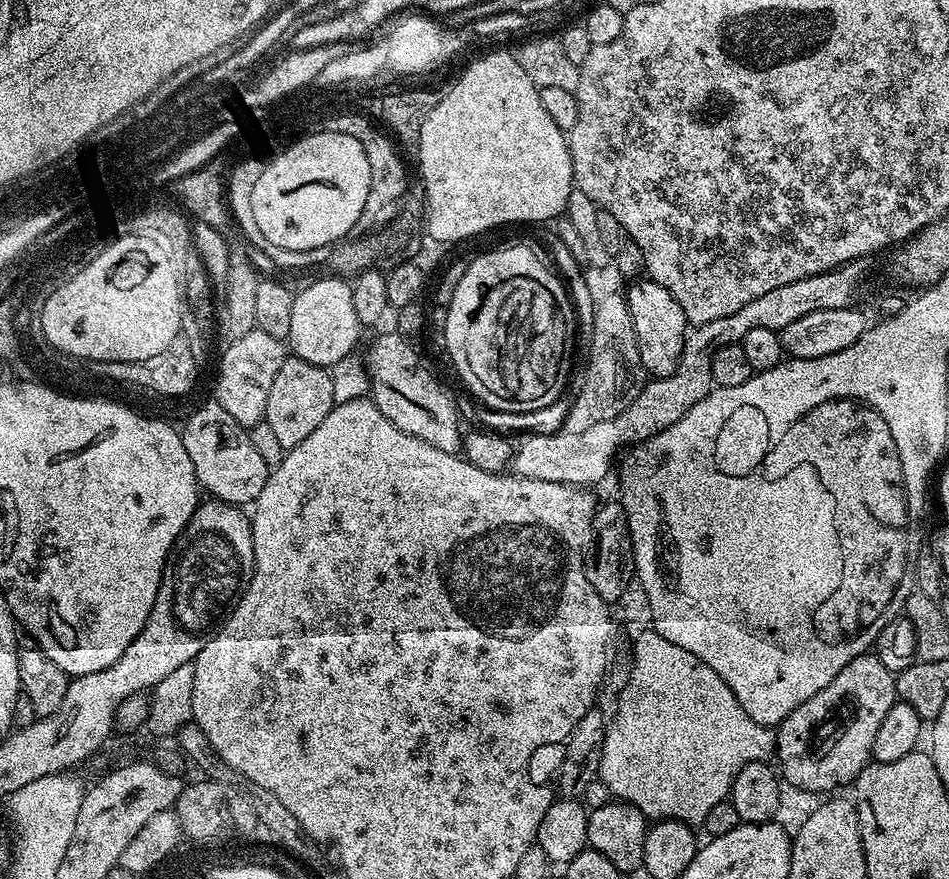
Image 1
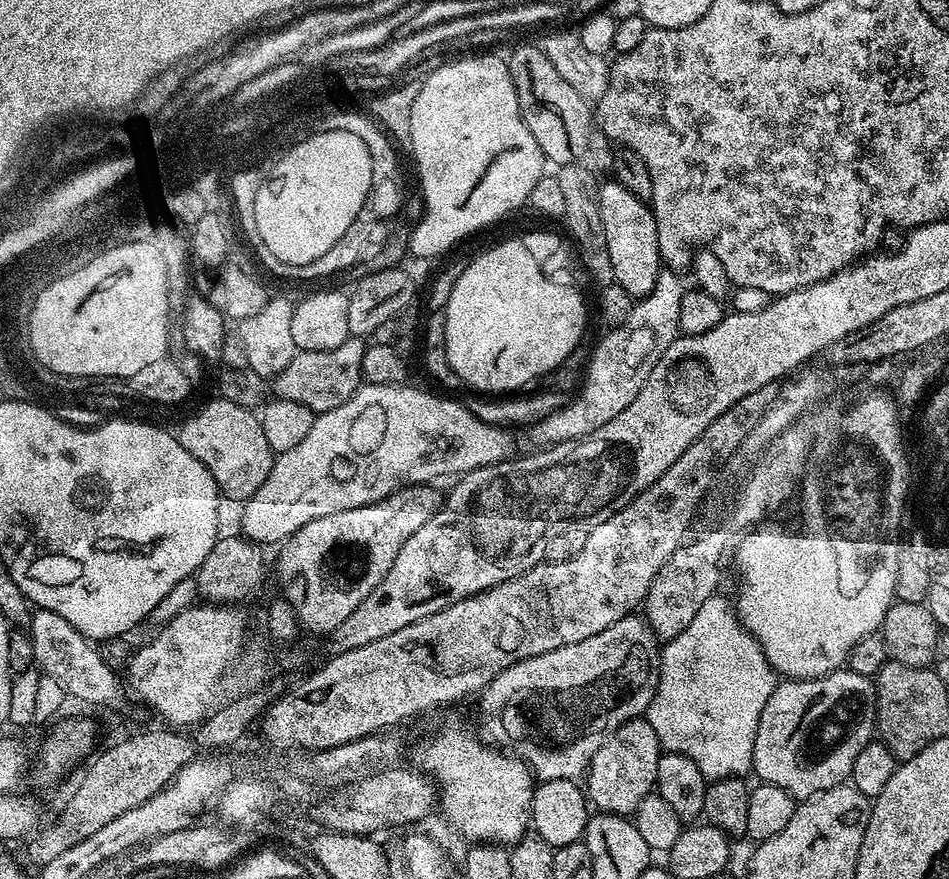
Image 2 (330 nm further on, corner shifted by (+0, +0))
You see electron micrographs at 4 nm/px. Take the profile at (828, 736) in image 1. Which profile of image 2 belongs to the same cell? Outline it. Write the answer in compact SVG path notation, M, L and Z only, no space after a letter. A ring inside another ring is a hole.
M847 670L828 672L811 680L785 679L762 706L758 730L754 734L752 772L757 781L773 784L797 798L811 798L839 788L852 775L854 758L876 732L876 686L869 677Z

